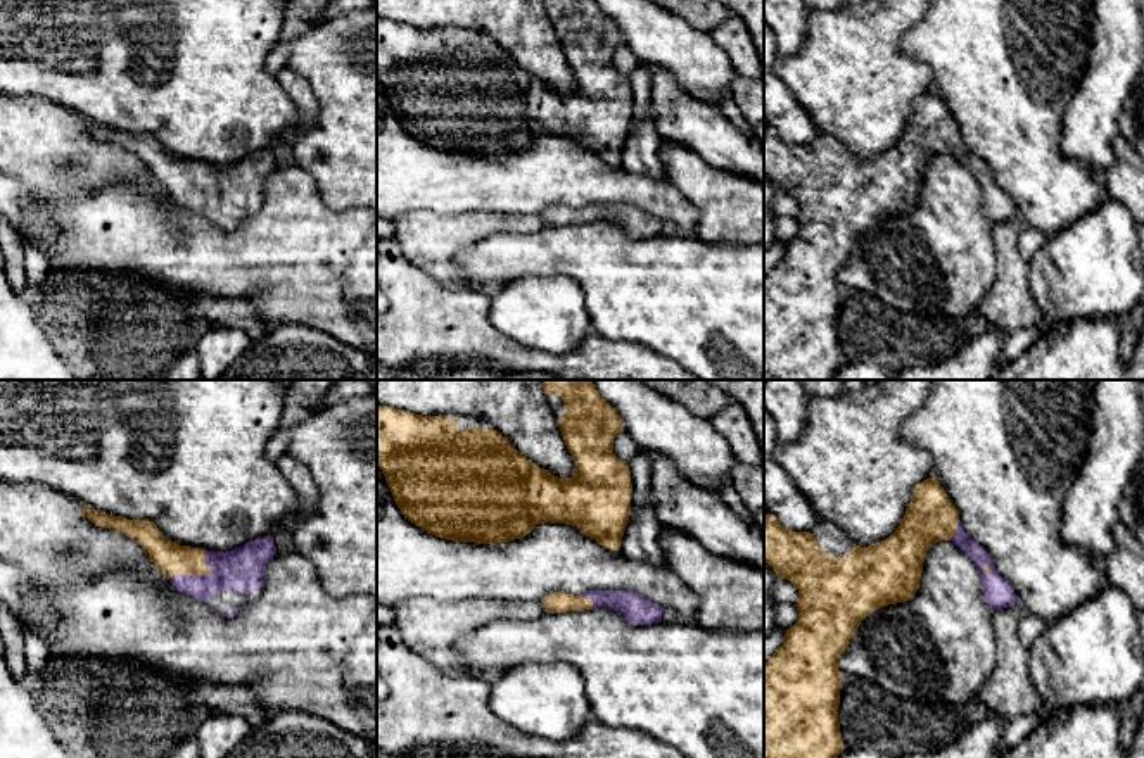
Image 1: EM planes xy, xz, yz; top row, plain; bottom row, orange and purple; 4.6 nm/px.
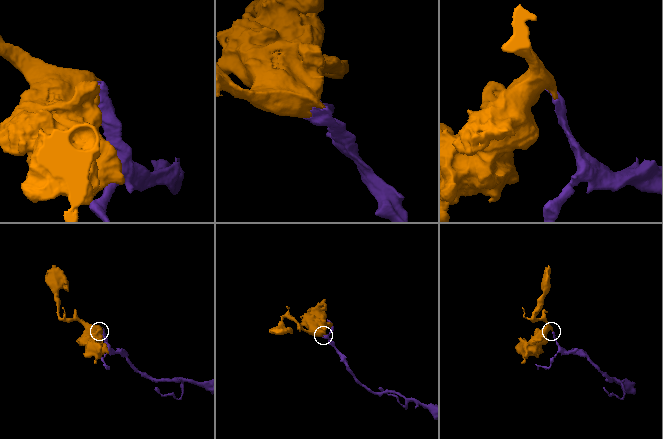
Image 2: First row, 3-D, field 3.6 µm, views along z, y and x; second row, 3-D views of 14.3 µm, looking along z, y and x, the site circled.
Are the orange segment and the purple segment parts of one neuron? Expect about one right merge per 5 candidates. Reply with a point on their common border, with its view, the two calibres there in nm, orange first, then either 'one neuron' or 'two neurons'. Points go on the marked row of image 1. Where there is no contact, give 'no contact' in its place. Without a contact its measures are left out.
xy (199, 574) | 160/200 nm | one neuron

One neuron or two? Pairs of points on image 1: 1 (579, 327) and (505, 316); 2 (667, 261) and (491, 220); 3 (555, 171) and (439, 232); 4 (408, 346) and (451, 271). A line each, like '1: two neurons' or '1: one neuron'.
1: one neuron
2: two neurons
3: two neurons
4: two neurons

